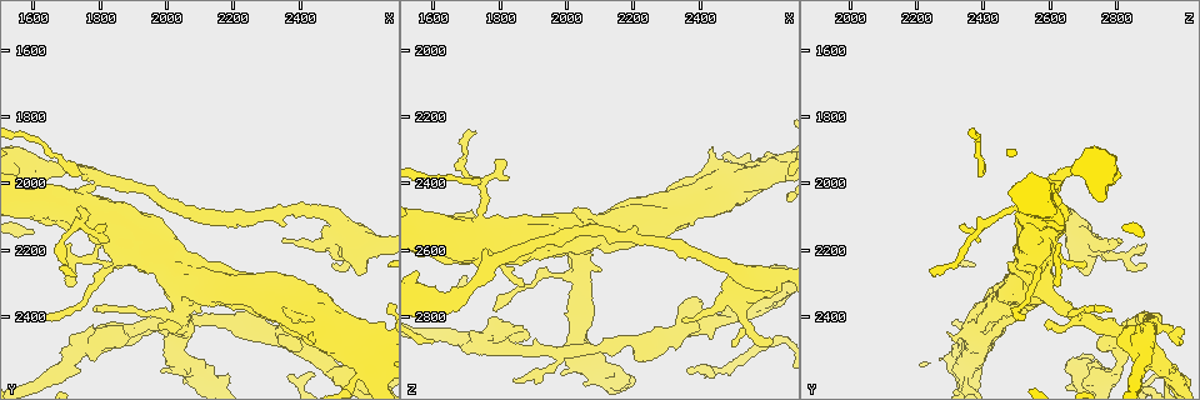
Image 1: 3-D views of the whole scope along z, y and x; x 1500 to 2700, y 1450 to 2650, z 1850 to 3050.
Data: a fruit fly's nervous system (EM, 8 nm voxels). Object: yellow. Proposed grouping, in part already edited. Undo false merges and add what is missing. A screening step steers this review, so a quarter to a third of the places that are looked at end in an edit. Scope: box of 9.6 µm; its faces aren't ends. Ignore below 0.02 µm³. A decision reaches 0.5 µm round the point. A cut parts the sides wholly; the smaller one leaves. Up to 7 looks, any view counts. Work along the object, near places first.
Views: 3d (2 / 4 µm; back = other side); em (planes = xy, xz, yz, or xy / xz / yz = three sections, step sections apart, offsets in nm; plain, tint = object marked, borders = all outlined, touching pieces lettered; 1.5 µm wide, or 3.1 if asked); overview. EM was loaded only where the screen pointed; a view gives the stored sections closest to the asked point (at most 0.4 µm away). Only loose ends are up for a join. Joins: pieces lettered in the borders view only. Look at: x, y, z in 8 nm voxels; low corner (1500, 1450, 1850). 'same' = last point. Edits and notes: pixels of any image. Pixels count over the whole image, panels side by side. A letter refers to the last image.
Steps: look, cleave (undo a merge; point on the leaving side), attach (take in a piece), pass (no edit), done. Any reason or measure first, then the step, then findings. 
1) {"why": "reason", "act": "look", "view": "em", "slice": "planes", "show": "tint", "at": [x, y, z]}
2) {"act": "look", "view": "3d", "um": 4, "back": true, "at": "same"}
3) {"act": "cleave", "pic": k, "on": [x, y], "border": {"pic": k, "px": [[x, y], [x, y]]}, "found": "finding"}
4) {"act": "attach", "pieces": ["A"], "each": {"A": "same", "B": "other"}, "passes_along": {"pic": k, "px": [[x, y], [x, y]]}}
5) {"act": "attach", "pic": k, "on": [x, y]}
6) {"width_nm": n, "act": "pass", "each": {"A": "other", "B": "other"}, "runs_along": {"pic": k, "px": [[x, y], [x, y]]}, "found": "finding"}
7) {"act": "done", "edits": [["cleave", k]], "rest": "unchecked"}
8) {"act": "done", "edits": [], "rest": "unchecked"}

{"why": "thick end", "act": "look", "view": "3d", "um": 2, "at": [1990, 2570, 2970]}

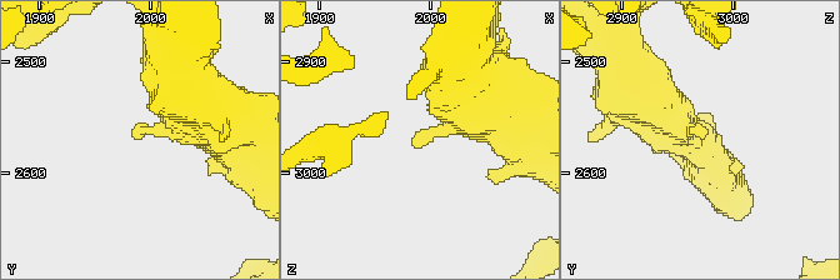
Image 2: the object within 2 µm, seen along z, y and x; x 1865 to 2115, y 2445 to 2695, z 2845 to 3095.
{"act": "look", "view": "em", "slice": "xz", "step": 8, "show": "borders", "at": [1988, 2570, 2976]}

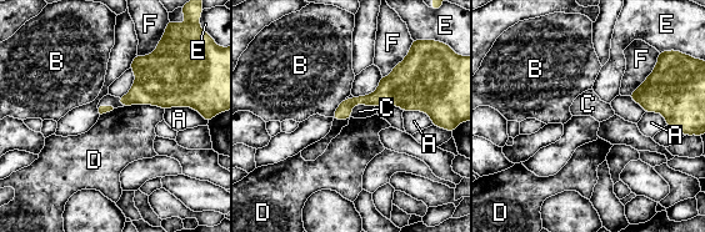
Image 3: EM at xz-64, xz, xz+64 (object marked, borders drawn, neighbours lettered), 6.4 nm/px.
{"act": "look", "view": "em", "slice": "planes", "show": "borders", "at": "same"}

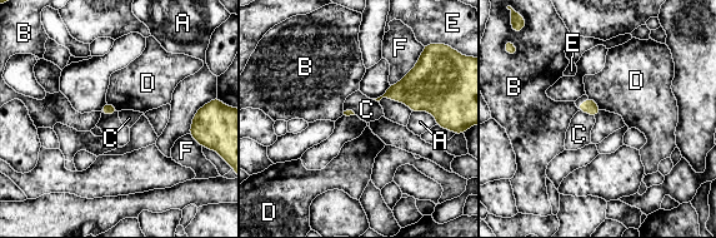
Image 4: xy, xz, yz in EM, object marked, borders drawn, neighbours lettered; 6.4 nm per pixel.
{"act": "pass", "each": {"A": "other", "B": "other", "C": "other", "D": "other", "E": "other", "F": "other"}, "border": {"pic": 4, "px": [[579, 110], [594, 117]]}, "found": "no lettered piece goes on from it"}

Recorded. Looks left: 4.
{"why": "free end", "act": "look", "view": "em", "slice": "xz", "step": 4, "show": "tint", "at": [1720, 2280, 2250]}

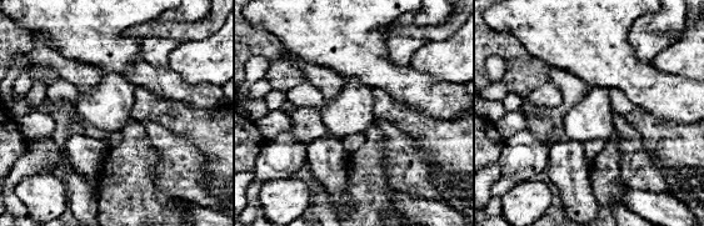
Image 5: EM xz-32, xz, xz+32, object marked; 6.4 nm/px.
{"why": "cut it another way", "act": "look", "view": "em", "slice": "planes", "show": "borders", "at": "same"}

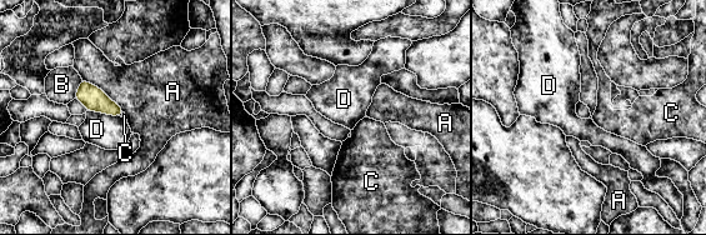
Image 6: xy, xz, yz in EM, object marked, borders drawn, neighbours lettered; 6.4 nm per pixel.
{"longest_contact_nm": ["A", 340], "act": "pass", "each": {"A": "other", "B": "other", "C": "other", "D": "other"}, "border": {"pic": 6, "px": [[88, 110], [118, 116]]}, "found": "no lettered piece goes on from it"}

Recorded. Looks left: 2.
{"act": "done", "edits": [], "rest": "unchecked"}

